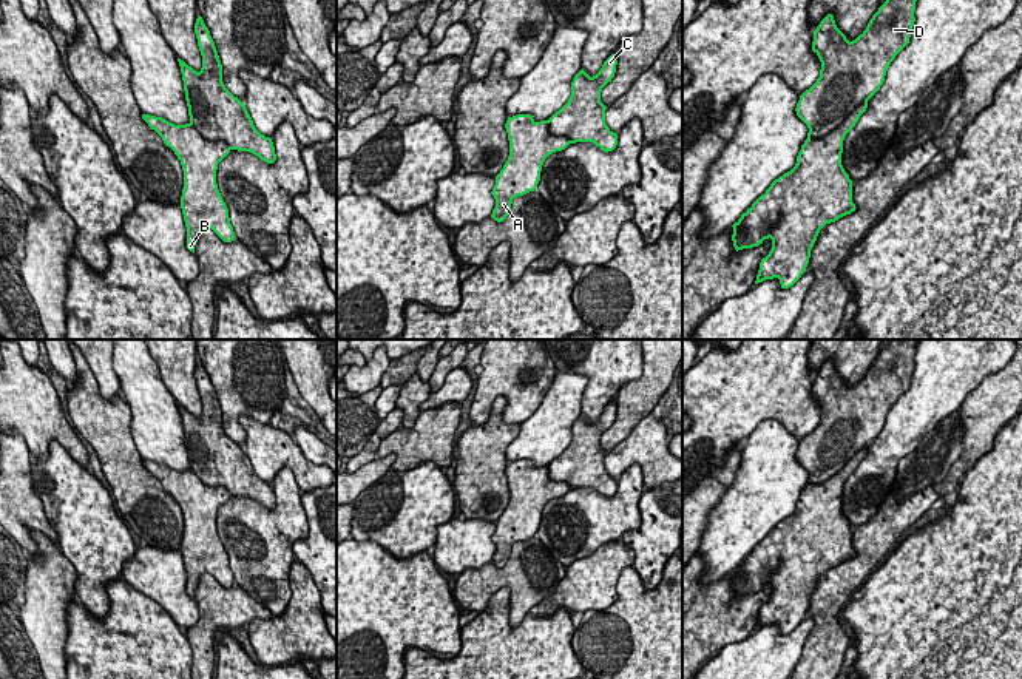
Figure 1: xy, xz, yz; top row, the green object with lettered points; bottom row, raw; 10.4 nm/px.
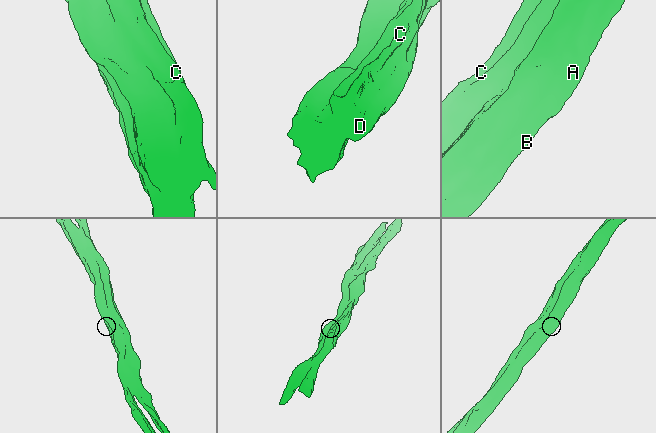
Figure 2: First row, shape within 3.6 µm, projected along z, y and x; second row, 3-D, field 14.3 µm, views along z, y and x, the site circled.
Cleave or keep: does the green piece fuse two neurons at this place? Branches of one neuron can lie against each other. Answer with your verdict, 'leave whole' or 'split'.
split

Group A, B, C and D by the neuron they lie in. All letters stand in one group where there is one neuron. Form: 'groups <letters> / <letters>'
groups A B / C D

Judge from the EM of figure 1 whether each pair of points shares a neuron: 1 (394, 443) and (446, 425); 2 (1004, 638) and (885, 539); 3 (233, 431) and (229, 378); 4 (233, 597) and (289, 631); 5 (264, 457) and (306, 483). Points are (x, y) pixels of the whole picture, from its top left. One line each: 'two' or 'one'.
1: one
2: two
3: one
4: two
5: one

